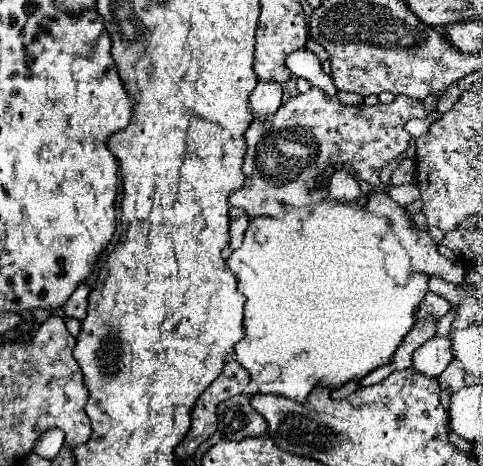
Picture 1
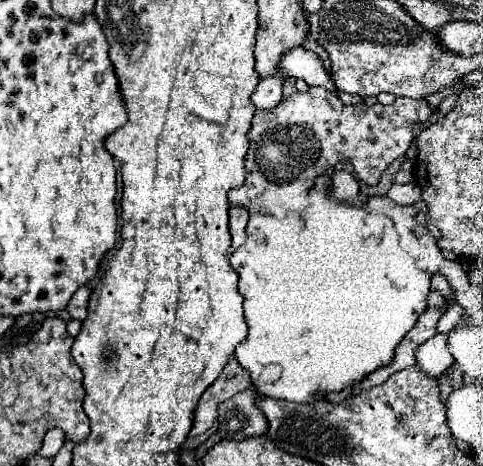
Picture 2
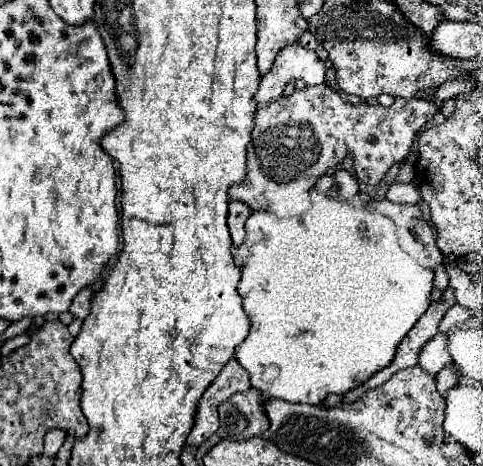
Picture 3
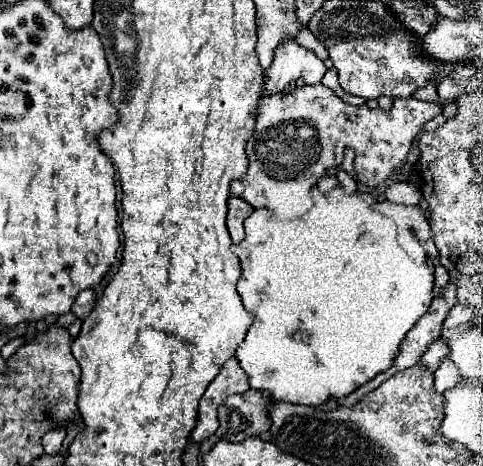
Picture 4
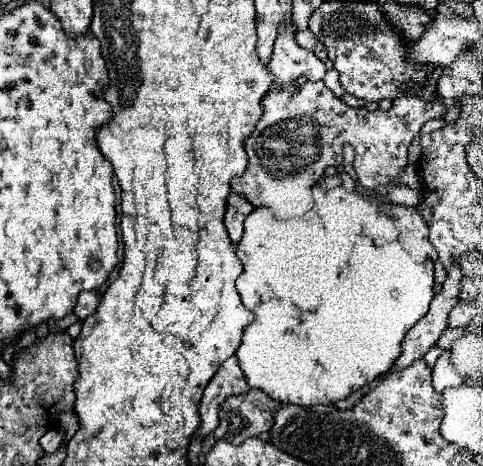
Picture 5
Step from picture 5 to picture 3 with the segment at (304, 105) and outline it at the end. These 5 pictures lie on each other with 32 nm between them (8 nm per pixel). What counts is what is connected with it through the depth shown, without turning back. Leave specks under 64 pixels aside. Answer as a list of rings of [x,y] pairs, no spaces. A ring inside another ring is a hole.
[[[308,86],[306,90],[294,90],[290,96],[282,96],[272,104],[272,108],[258,108],[254,116],[252,140],[248,144],[248,174],[242,184],[232,186],[228,196],[230,200],[238,200],[246,204],[252,212],[264,210],[272,212],[278,218],[290,218],[302,214],[310,208],[310,188],[316,180],[326,174],[328,168],[334,168],[348,154],[352,154],[354,170],[358,172],[358,180],[370,186],[380,184],[384,174],[394,162],[402,162],[416,138],[416,132],[426,126],[426,122],[438,112],[438,106],[428,100],[406,100],[396,98],[390,108],[384,106],[368,106],[368,104],[346,104],[342,98],[328,86]]]

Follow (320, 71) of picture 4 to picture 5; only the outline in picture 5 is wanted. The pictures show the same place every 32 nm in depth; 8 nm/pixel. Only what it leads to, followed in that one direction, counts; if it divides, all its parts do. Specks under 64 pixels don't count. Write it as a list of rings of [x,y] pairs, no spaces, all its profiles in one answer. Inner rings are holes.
[[[280,28],[280,36],[276,40],[276,48],[272,52],[272,60],[268,64],[268,72],[274,76],[270,88],[284,88],[288,82],[298,80],[302,74],[308,82],[318,82],[326,74],[326,66],[312,52],[300,48],[294,40],[294,34],[288,28]]]

